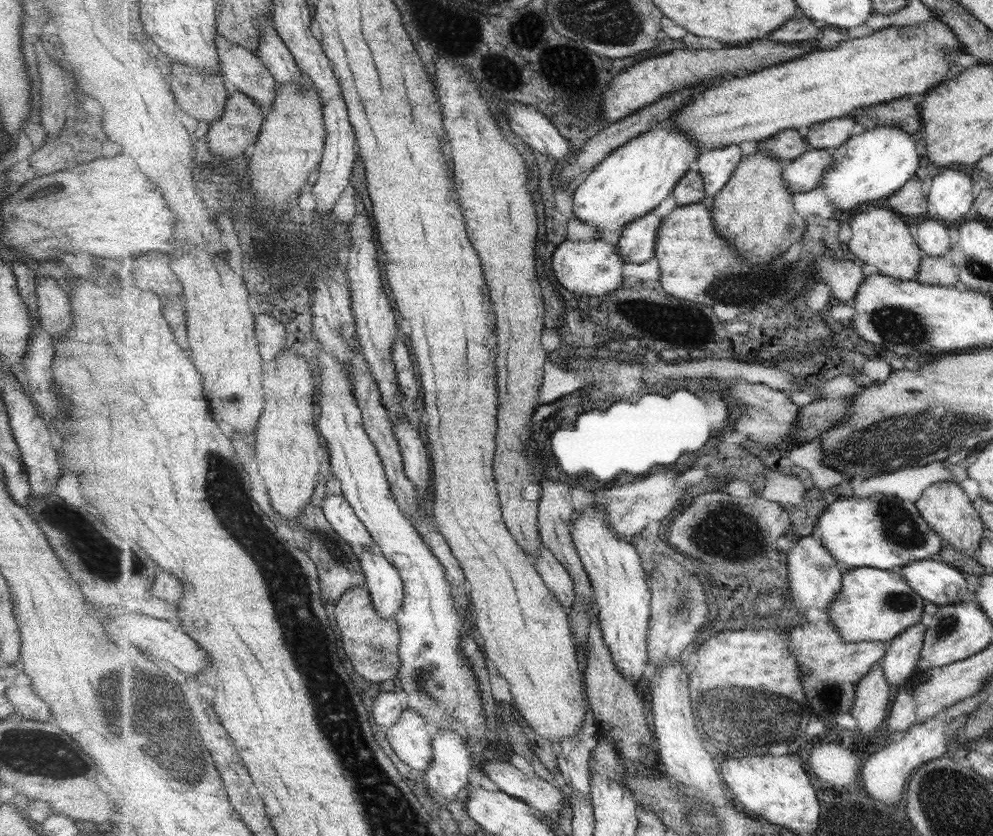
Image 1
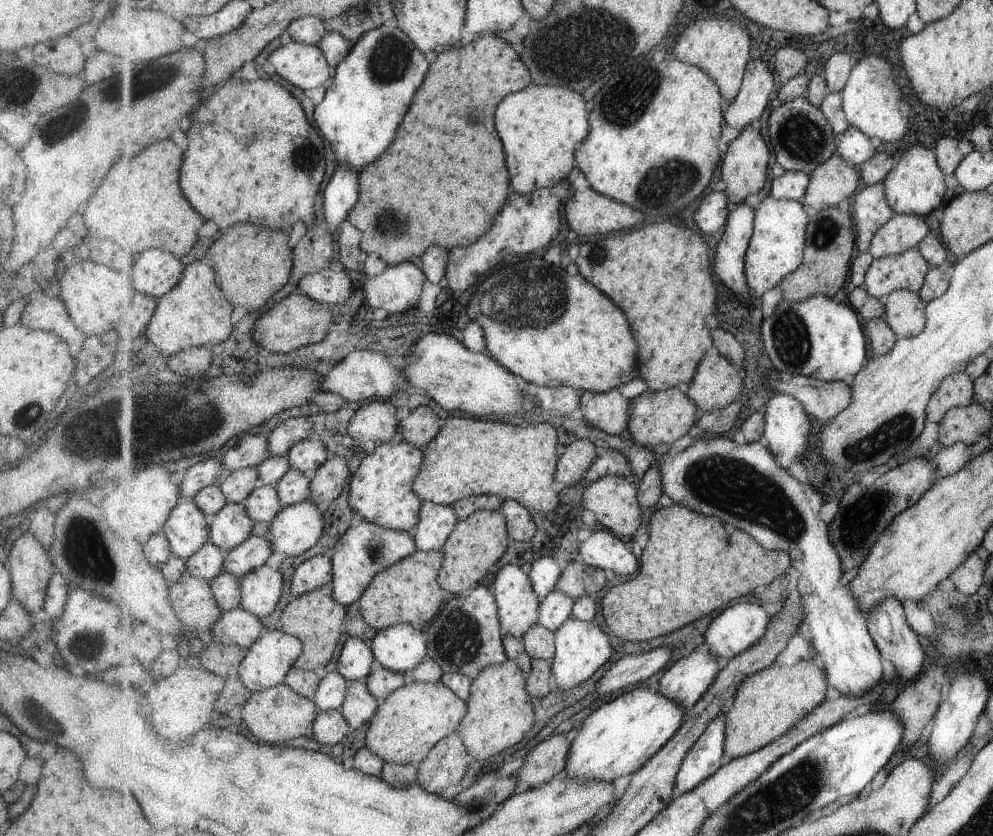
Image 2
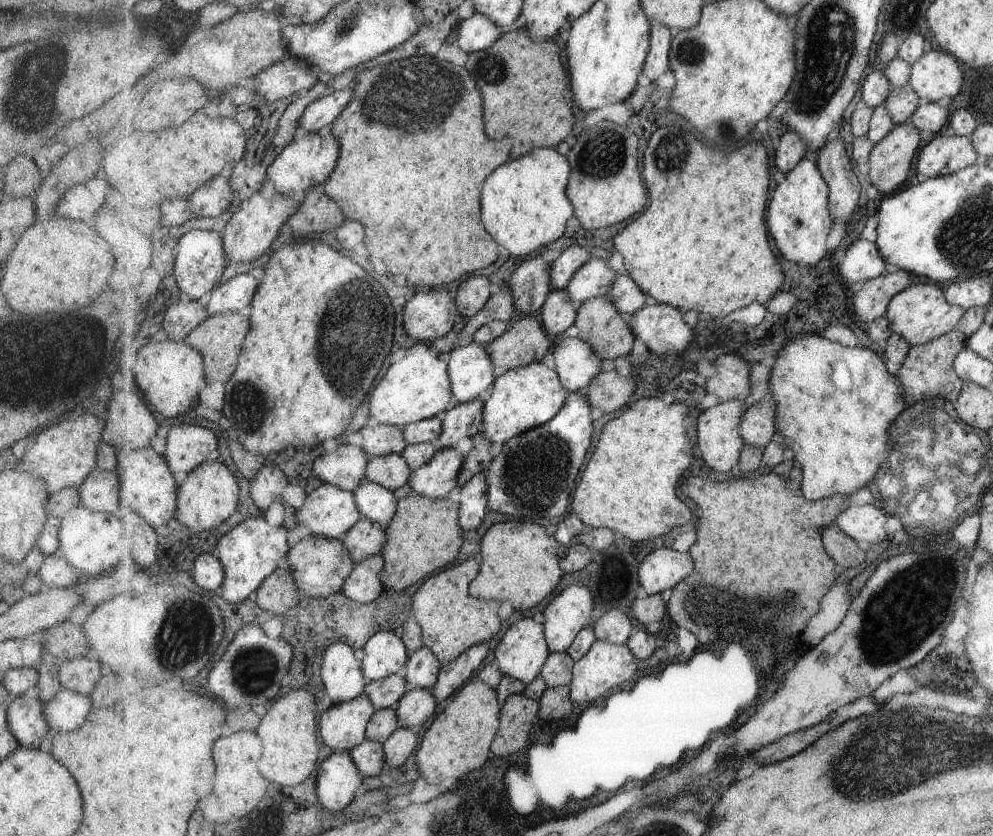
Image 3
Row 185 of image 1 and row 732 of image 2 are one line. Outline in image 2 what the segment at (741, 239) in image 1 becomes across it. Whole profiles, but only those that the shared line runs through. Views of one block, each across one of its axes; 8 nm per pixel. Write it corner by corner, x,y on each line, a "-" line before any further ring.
801,660
795,666
773,663
743,681
724,712
727,721
726,751
731,760
765,748
786,735
827,698
827,673
818,660

